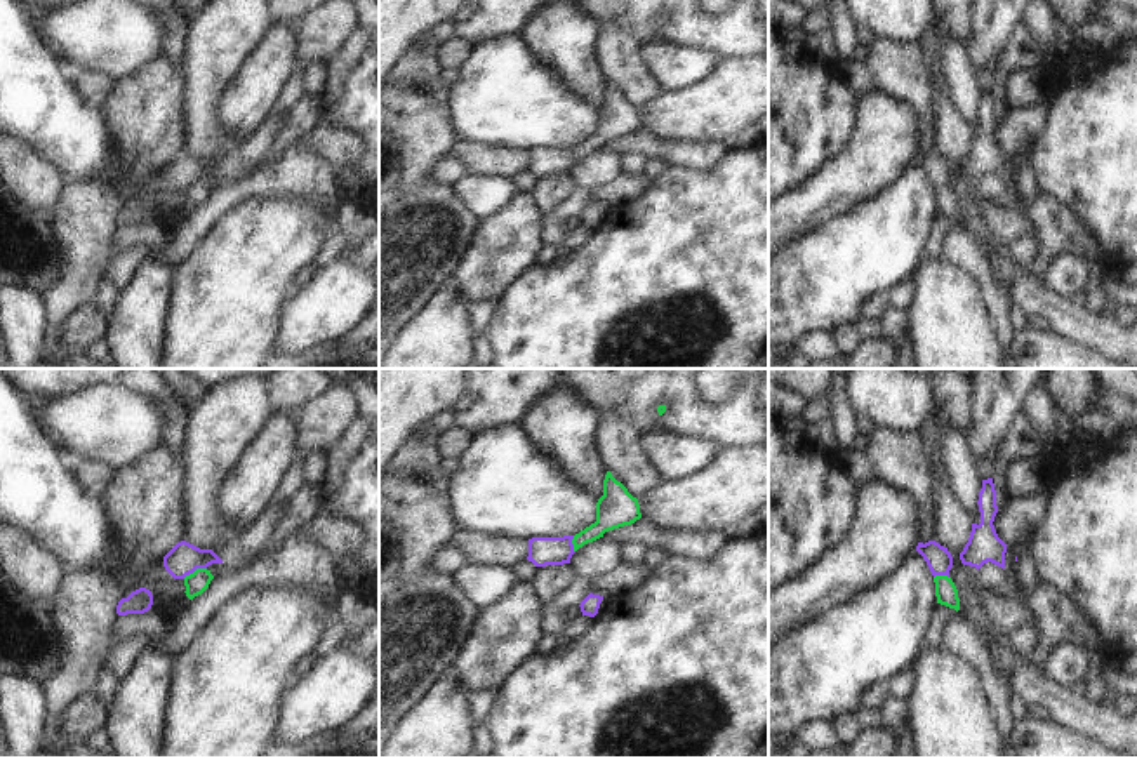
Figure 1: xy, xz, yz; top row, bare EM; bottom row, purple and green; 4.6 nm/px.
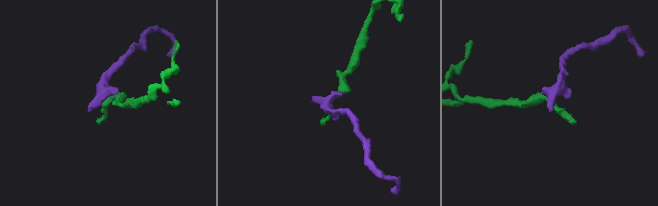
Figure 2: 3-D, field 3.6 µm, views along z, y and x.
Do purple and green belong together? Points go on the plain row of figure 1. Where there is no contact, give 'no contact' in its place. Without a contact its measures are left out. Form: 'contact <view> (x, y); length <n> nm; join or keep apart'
contact xy (193, 181); length 120 nm; keep apart

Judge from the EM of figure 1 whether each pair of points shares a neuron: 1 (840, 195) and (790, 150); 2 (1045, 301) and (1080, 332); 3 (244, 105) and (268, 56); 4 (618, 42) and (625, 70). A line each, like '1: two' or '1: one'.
1: two
2: one
3: one
4: one

